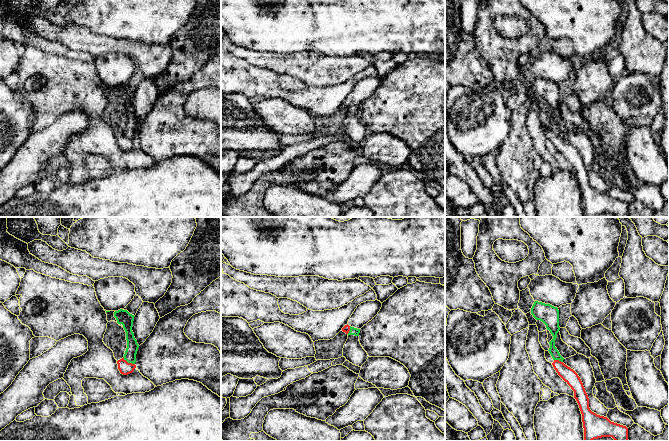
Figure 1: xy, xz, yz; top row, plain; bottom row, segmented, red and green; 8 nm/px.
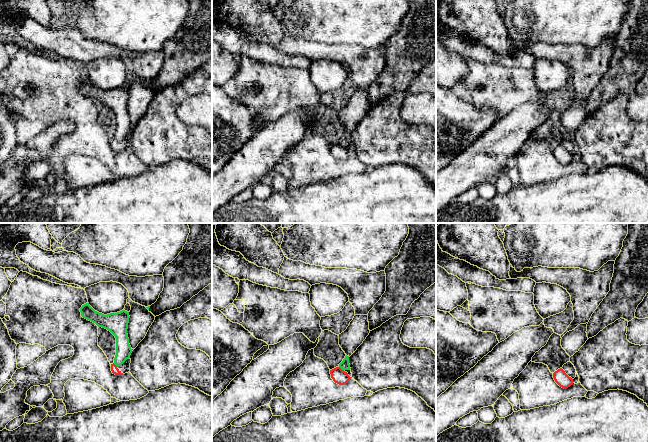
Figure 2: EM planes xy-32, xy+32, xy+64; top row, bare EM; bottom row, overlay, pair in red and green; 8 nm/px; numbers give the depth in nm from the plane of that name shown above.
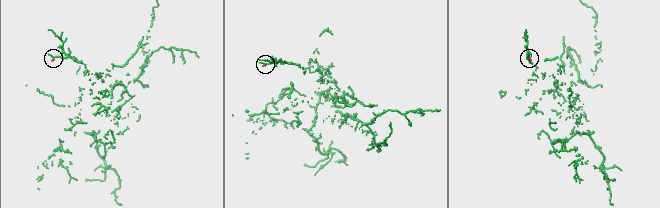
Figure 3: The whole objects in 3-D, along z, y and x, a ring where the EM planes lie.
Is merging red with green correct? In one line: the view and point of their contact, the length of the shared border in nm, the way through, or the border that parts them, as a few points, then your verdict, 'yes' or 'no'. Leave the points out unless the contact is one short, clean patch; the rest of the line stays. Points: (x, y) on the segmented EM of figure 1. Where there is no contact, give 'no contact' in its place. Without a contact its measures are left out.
contact xy (129, 363); length 110 nm; border xy (123, 357), (128, 362), (134, 364); no

